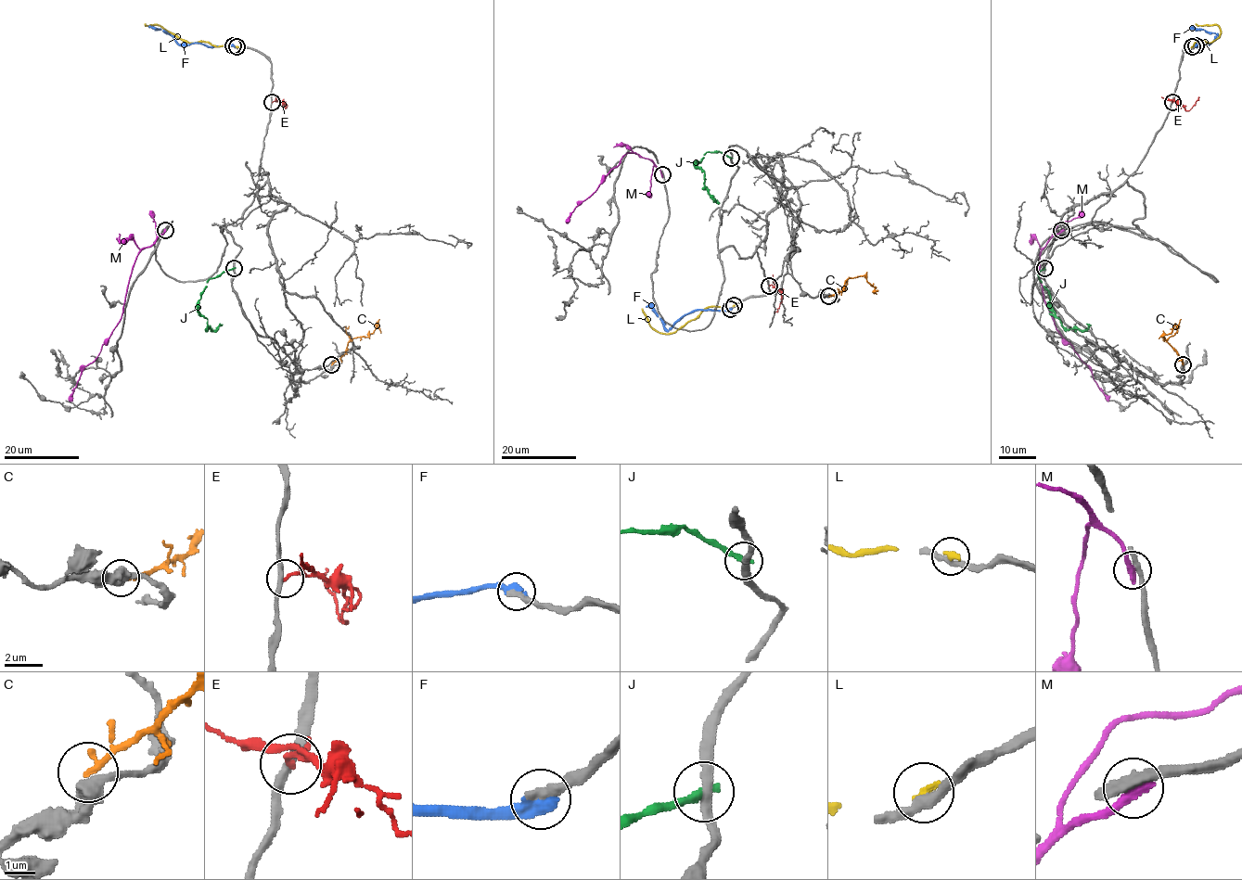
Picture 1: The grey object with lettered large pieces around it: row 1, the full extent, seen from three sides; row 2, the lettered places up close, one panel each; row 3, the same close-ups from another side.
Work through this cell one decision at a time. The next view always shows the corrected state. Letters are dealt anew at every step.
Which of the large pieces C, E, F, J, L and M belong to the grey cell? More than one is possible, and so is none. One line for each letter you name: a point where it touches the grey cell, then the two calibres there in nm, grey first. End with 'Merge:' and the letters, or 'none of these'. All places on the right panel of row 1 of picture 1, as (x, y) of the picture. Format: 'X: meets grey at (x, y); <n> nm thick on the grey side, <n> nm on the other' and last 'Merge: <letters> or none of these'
Merge: none of these

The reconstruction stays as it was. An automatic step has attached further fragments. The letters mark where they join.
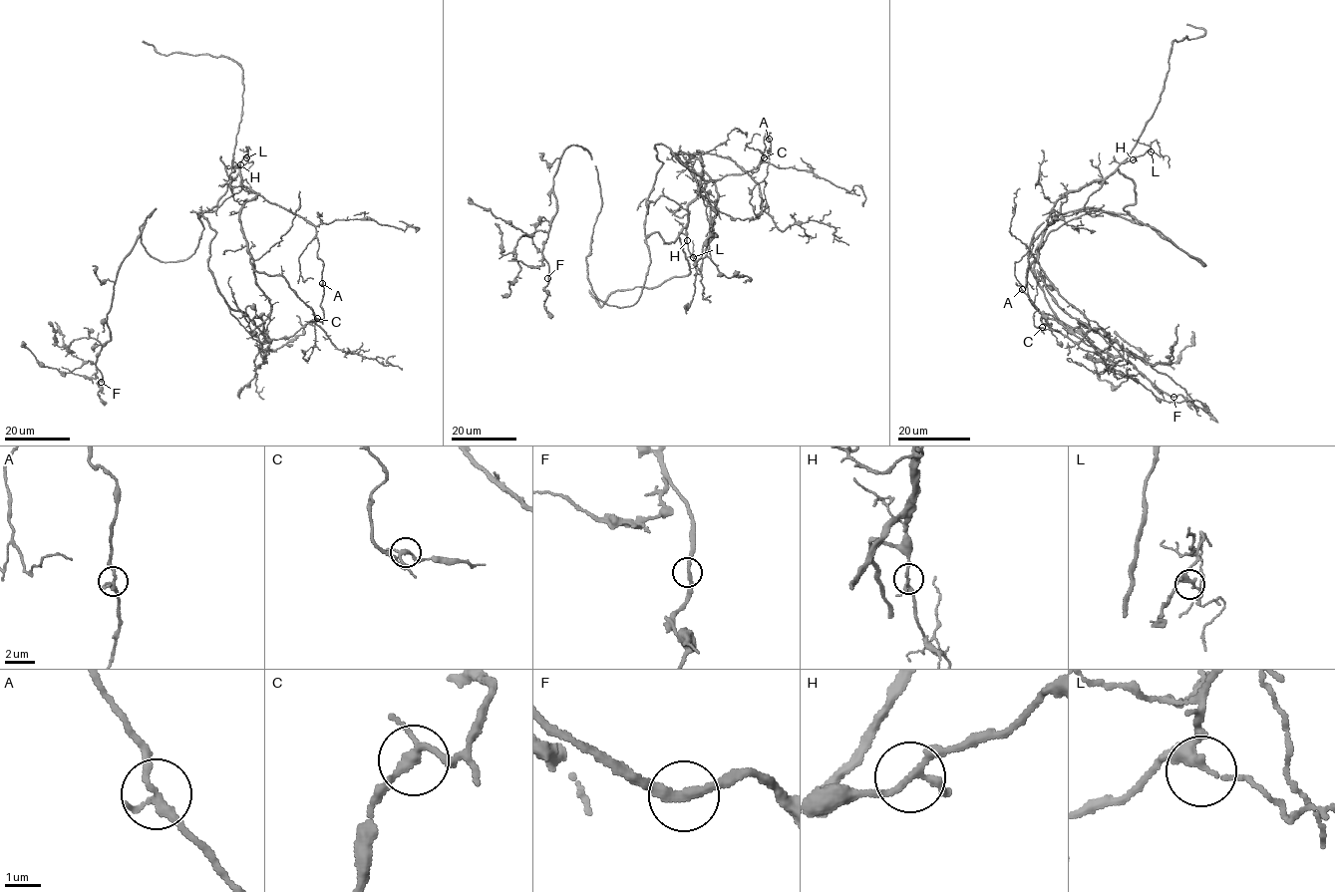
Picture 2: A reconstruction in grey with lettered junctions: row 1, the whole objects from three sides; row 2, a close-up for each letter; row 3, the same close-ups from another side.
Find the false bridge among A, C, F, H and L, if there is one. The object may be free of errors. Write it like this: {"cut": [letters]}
{"cut": []}

